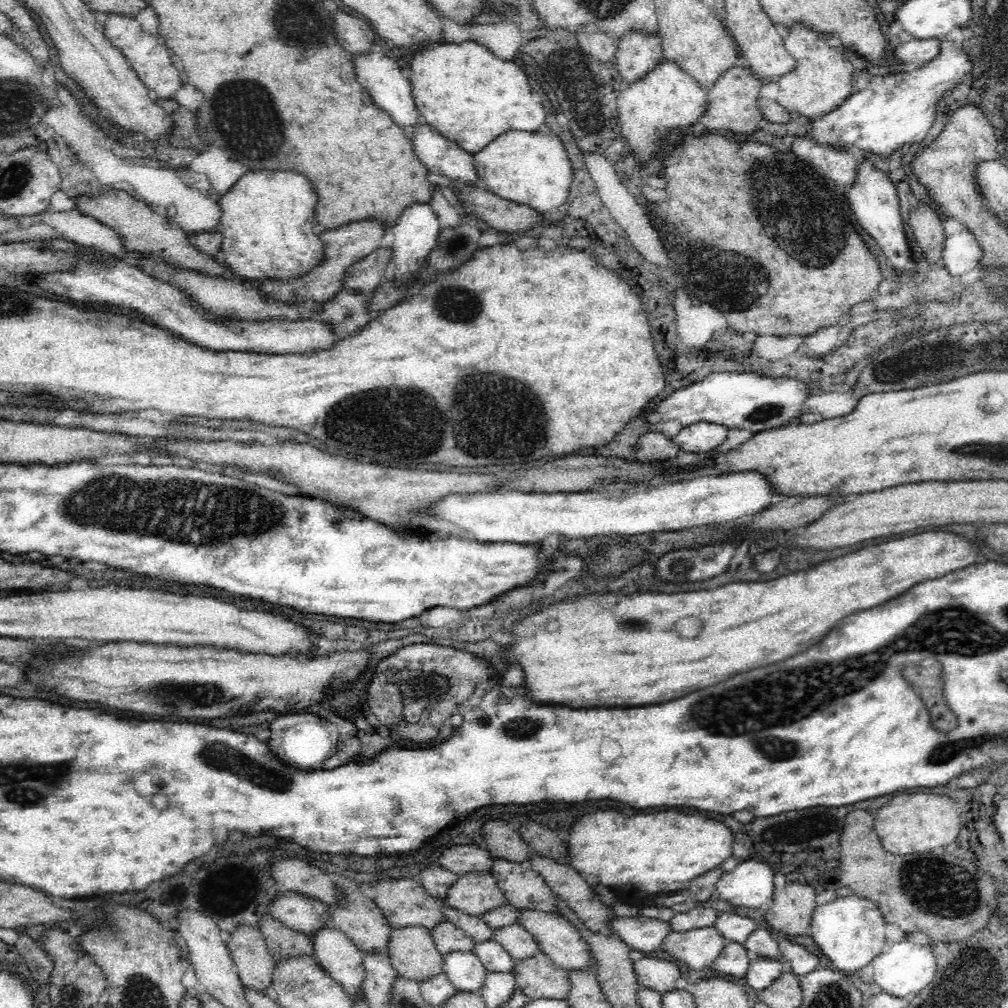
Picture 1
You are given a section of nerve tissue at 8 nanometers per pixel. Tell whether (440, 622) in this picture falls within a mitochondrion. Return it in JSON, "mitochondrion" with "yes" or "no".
{"mitochondrion":"no"}

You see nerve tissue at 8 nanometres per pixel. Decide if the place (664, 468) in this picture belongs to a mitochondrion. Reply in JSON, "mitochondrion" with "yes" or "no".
{"mitochondrion":"no"}

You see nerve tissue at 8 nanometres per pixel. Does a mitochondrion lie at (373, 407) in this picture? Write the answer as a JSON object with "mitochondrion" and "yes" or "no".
{"mitochondrion":"yes"}

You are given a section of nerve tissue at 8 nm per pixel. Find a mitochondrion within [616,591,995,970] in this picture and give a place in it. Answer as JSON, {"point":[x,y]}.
{"point":[934,889]}

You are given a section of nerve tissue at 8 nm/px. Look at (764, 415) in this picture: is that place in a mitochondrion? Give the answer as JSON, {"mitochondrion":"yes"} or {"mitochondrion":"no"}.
{"mitochondrion":"yes"}

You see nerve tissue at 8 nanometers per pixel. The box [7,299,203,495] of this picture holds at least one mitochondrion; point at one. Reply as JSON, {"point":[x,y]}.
{"point":[49,396]}

